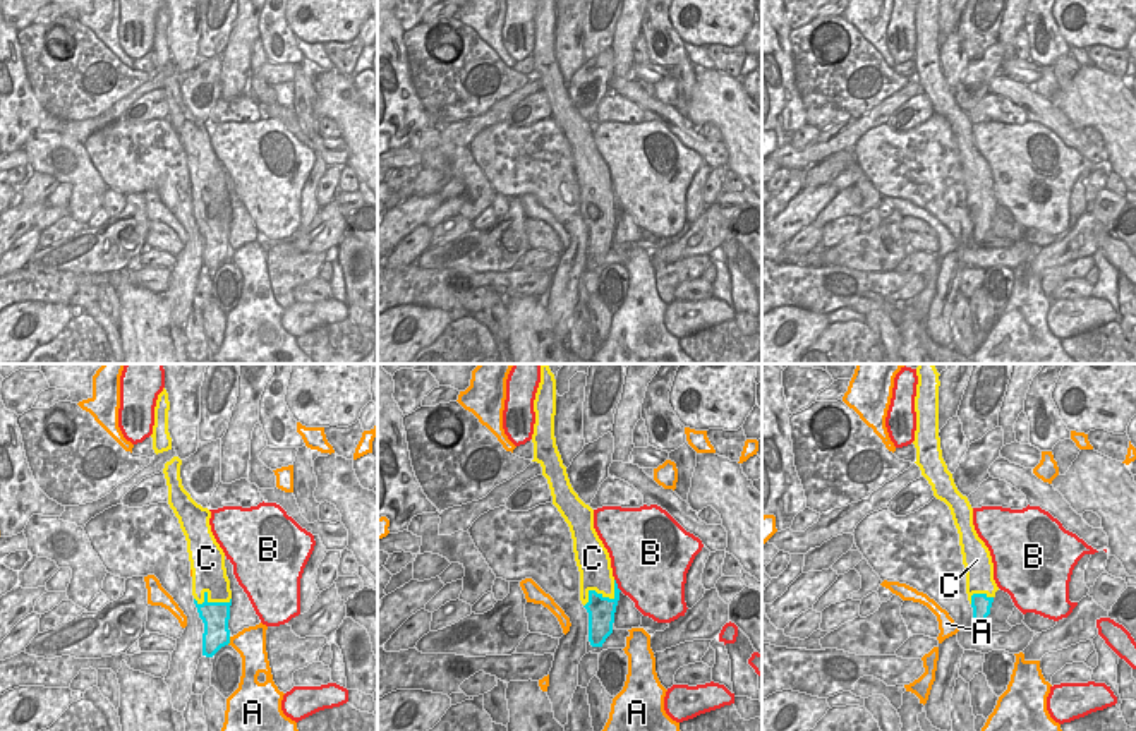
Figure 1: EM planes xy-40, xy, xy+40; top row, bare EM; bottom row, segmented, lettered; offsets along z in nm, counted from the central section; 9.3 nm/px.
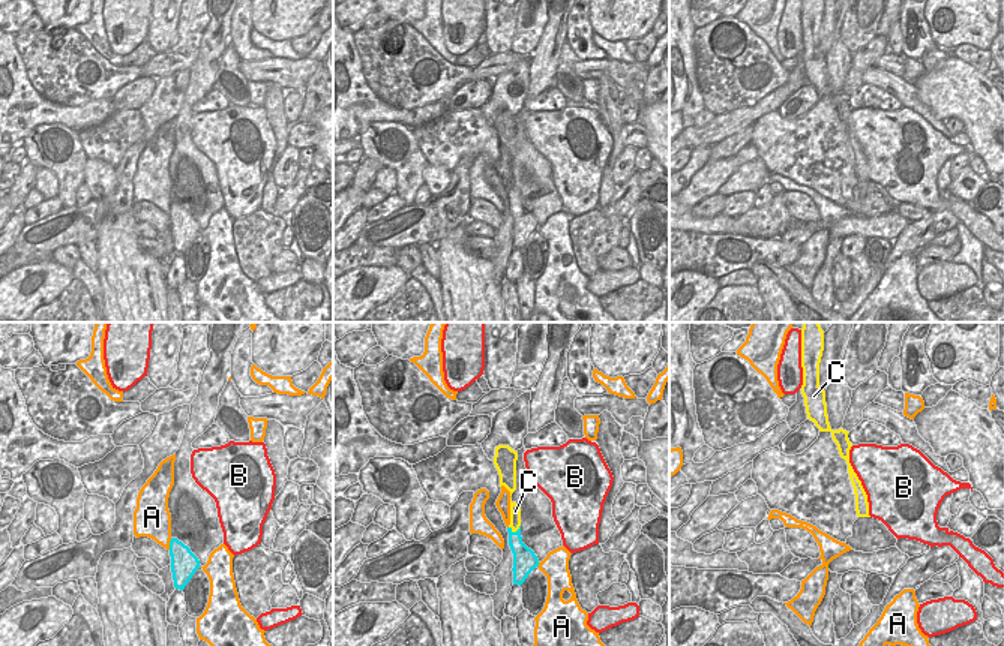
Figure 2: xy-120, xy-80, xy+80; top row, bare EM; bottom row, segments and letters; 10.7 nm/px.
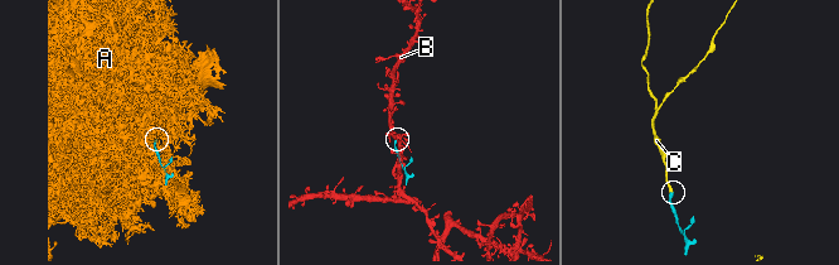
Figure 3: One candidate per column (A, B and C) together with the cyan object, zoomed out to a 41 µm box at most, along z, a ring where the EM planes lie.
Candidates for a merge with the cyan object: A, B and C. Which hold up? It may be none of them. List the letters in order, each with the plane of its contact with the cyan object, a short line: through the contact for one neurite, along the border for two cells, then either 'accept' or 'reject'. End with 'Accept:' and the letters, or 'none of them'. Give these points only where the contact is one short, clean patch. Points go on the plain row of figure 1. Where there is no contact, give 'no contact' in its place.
A: contact in xy-40; reject
B: contact in xy; line xy (615, 194), (622, 206); reject
C: contact in xy; line xy (601, 225), (601, 211), (596, 189); accept
Accept: C

